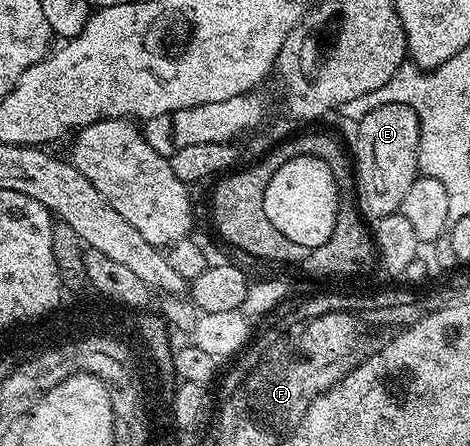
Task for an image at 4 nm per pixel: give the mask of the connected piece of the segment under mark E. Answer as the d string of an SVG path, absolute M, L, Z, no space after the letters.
M381 104L381 108L373 108L365 117L354 123L355 139L349 145L349 154L353 159L355 172L355 201L359 213L364 219L374 220L390 214L399 213L401 200L405 200L405 192L409 192L409 184L420 177L419 172L419 121L405 104Z

